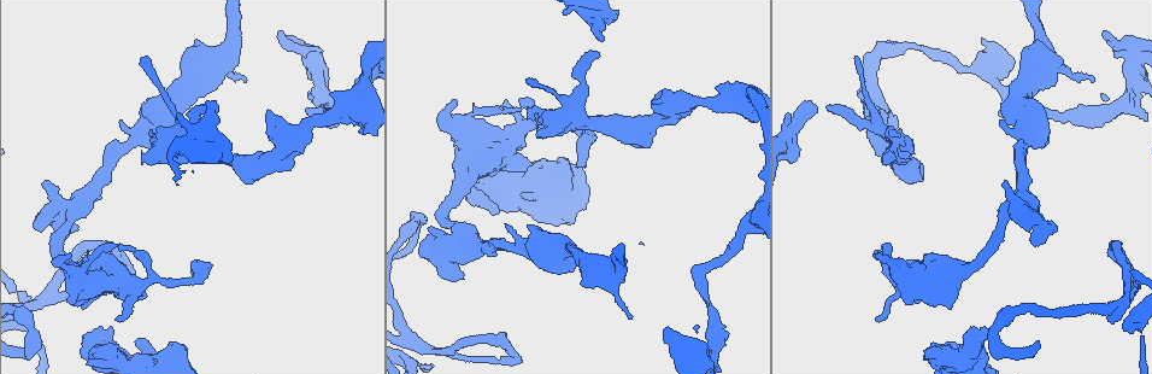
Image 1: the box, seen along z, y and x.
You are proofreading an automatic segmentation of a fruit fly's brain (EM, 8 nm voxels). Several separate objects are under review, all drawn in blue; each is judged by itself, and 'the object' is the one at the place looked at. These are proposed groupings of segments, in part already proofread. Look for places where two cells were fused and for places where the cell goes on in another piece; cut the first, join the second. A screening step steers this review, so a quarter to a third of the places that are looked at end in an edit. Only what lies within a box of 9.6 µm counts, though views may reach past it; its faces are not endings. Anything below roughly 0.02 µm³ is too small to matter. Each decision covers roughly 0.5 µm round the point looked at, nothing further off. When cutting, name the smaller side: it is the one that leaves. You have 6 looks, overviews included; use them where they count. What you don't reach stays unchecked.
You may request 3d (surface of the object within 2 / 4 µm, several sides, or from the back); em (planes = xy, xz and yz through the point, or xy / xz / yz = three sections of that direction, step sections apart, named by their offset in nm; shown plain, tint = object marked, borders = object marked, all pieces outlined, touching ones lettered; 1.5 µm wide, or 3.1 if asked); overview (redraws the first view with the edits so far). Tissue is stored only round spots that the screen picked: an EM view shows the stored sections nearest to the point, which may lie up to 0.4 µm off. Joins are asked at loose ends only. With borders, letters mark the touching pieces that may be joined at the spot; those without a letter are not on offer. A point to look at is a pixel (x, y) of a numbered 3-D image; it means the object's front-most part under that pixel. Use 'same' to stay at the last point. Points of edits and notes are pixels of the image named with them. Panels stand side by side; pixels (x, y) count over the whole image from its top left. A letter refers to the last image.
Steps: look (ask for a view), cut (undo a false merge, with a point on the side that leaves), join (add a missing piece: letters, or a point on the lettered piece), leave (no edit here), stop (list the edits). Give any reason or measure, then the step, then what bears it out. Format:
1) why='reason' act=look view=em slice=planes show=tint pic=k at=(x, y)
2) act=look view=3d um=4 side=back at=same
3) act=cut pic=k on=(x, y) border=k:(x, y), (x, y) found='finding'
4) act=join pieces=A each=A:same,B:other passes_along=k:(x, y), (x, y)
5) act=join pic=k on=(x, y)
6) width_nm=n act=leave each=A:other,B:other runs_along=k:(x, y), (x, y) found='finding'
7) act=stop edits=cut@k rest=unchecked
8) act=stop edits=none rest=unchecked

why='touches itself' act=look view=em slice=yz step=4 show=tint pic=1 at=(498, 362)

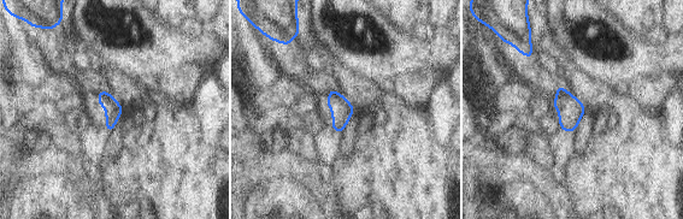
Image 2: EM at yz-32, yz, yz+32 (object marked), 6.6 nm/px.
act=look view=em slice=planes show=tint at=same

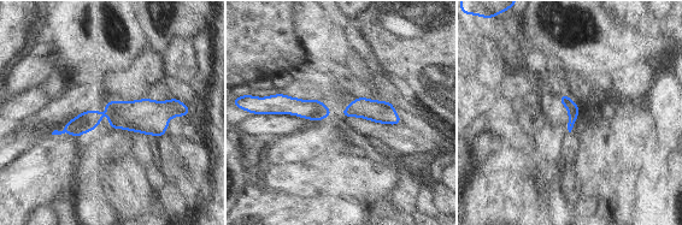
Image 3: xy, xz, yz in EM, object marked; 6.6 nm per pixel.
act=look view=em slice=planes show=borders at=same

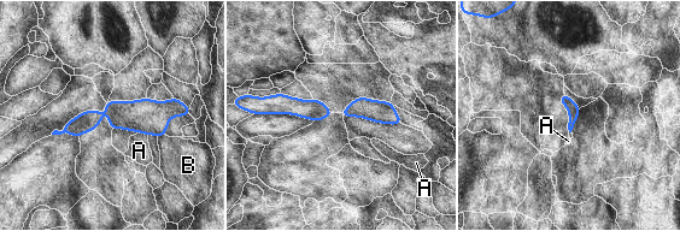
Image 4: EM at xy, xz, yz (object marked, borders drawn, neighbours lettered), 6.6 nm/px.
longest_contact=A:80nm act=leave each=A:other,B:other border=4:(138, 131), (147, 135) found='one cell here'

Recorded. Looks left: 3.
act=look view=em slice=planes show=tint pic=1 at=(1044, 146)

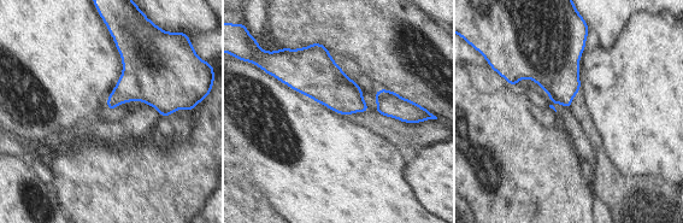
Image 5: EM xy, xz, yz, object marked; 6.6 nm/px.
act=look view=em slice=planes show=borders at=same

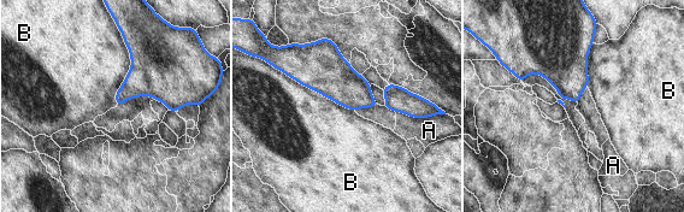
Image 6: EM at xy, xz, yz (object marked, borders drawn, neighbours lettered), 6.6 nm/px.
longest_contact=B:550nm act=leave each=A:other,B:other border=6:(115, 23), (130, 56), (116, 106) found='no lettered piece goes on from it'

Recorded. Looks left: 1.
act=stop edits=none rest=unchecked

